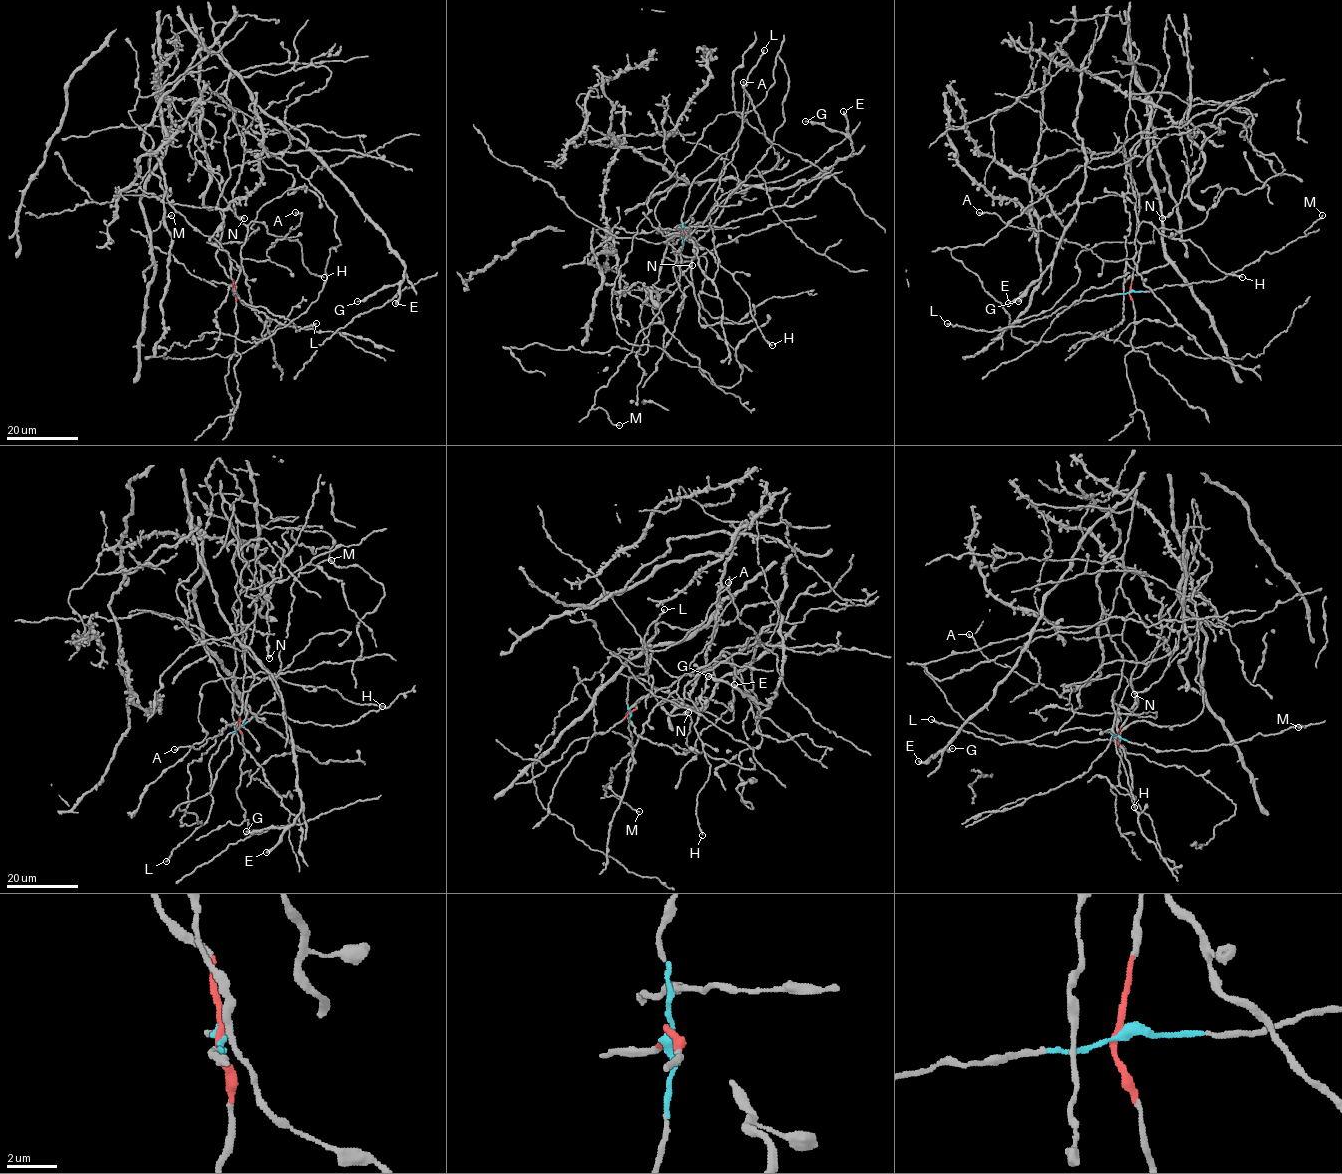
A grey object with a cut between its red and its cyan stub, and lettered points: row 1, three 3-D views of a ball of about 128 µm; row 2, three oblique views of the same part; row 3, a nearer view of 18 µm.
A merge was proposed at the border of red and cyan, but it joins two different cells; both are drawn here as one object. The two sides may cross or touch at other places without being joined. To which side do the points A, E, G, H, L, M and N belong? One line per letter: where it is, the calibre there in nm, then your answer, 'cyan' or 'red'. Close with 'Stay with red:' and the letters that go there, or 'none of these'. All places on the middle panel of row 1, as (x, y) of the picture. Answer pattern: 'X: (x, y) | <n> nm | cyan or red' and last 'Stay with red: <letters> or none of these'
A: (743, 82) | 200 nm | red
E: (843, 111) | 400 nm | red
G: (805, 121) | 140 nm | red
H: (772, 345) | 130 nm | red
L: (764, 50) | 240 nm | cyan
M: (619, 425) | 150 nm | cyan
N: (692, 265) | 220 nm | red
Stay with red: A, E, G, H, N

